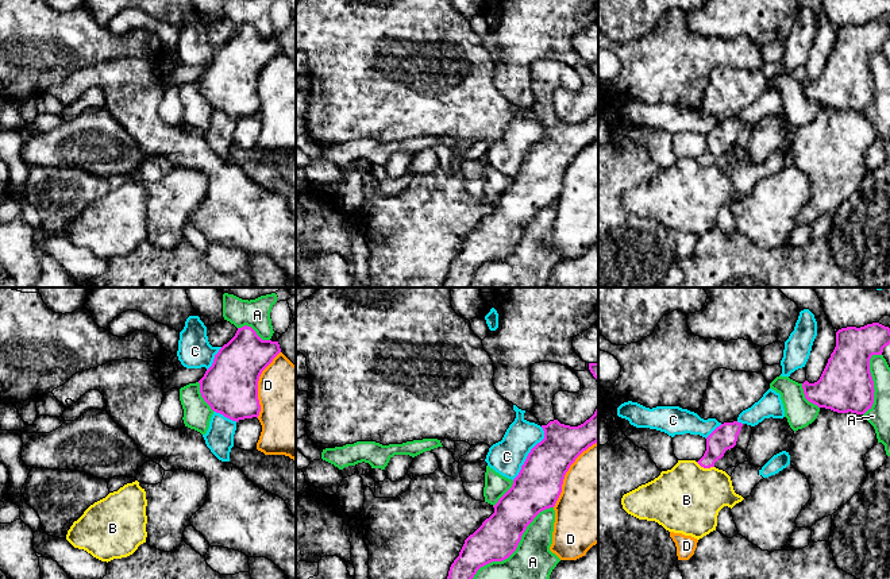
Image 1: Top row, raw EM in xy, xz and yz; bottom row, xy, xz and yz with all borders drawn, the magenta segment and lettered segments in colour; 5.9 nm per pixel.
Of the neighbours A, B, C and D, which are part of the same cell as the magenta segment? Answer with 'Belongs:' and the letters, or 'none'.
Belongs: none

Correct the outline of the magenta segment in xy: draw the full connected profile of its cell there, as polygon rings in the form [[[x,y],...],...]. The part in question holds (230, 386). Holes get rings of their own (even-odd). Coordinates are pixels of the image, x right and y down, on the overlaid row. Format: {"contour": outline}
{"contour": [[[251,327],[238,328],[199,381],[201,397],[232,421],[258,418],[258,381],[280,352],[278,341],[262,340]]]}

